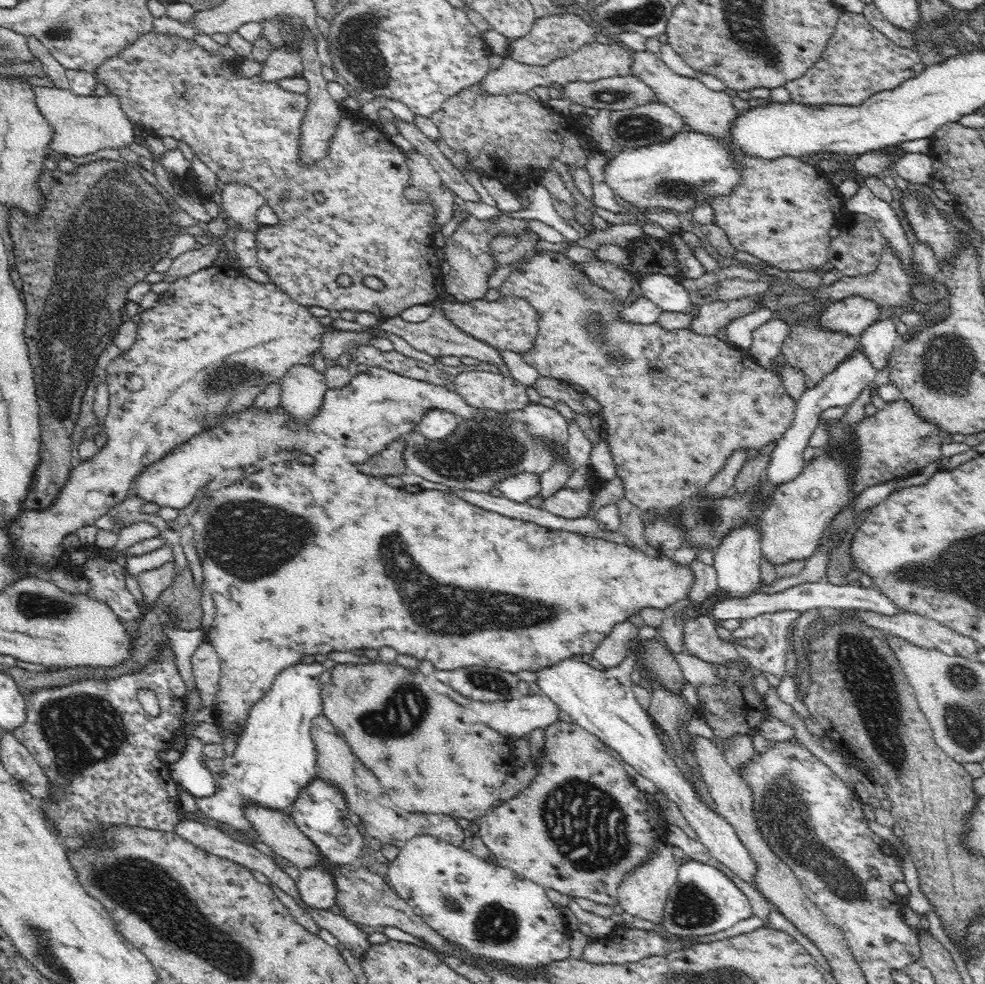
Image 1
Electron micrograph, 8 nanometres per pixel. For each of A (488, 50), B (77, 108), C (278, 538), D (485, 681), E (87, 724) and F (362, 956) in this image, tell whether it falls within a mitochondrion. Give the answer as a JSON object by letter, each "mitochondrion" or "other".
{"A":"other","B":"other","C":"mitochondrion","D":"mitochondrion","E":"mitochondrion","F":"other"}

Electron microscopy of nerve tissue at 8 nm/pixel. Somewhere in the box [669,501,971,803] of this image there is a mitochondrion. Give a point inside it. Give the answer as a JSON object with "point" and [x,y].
{"point":[863,664]}

